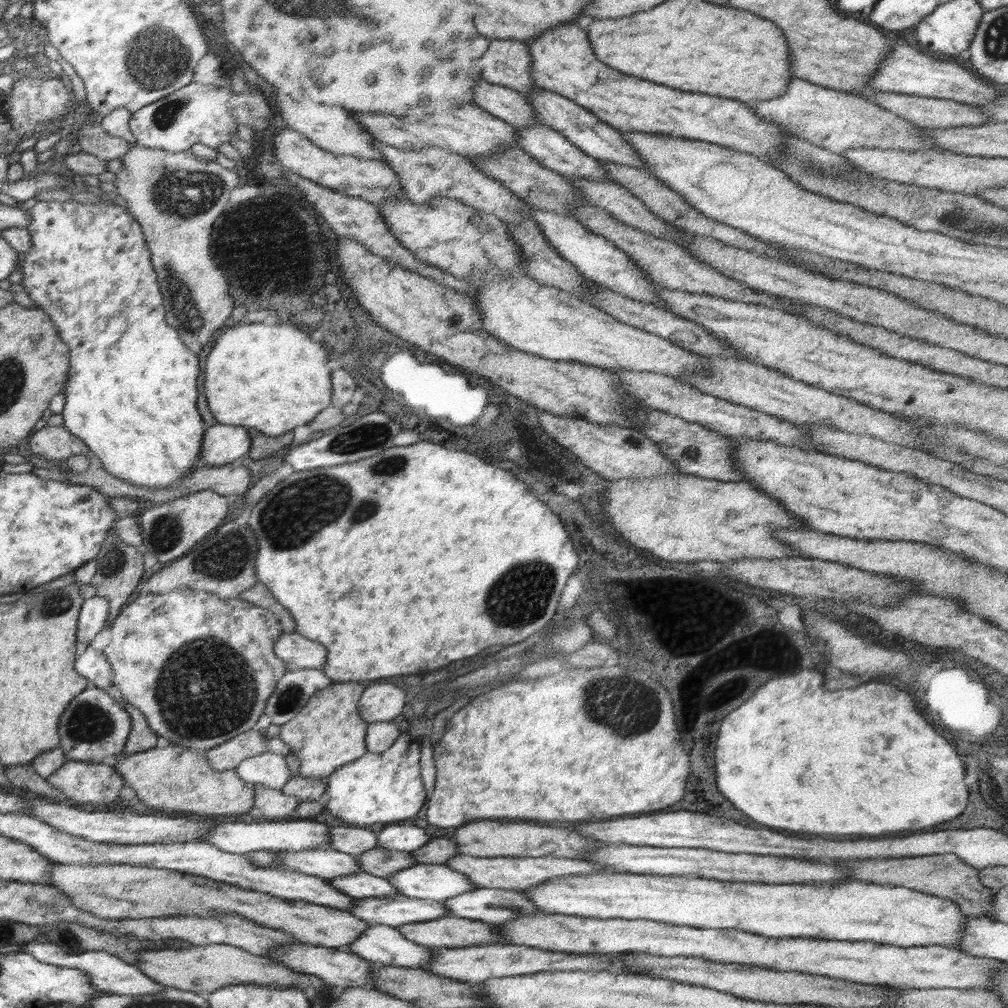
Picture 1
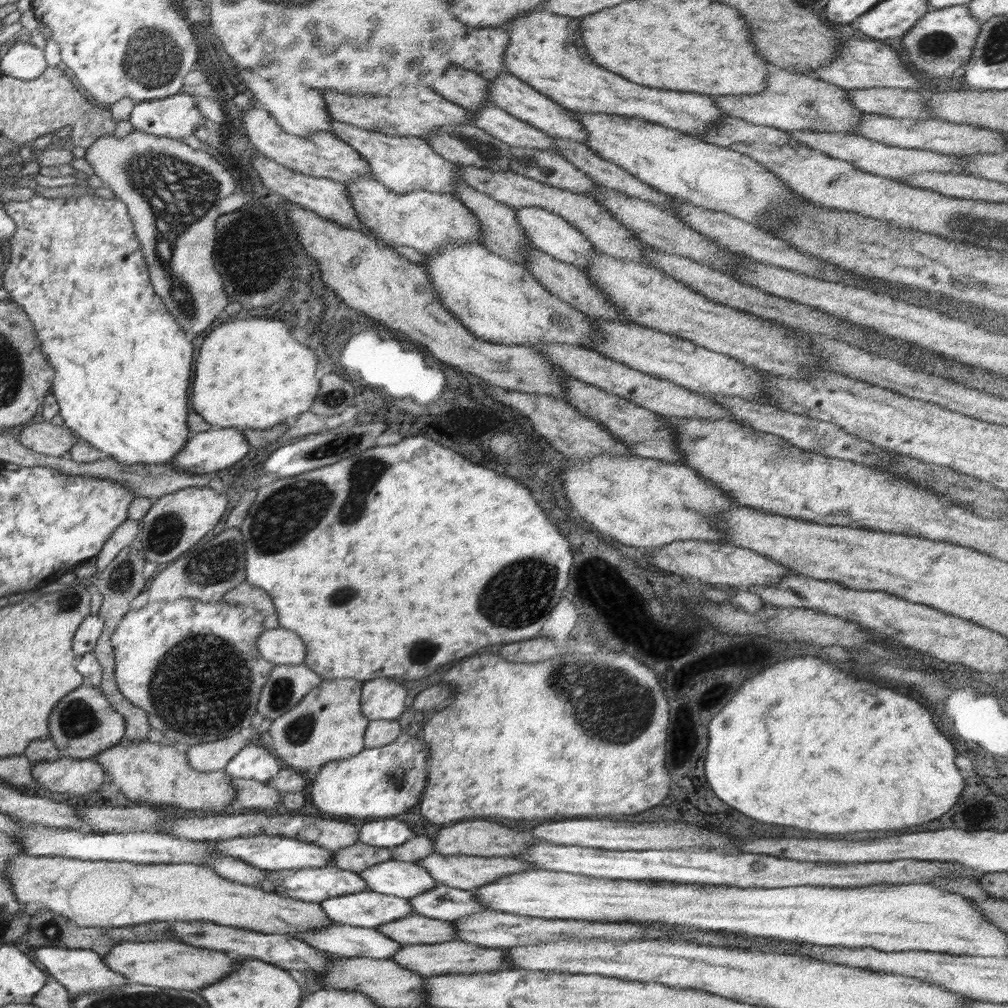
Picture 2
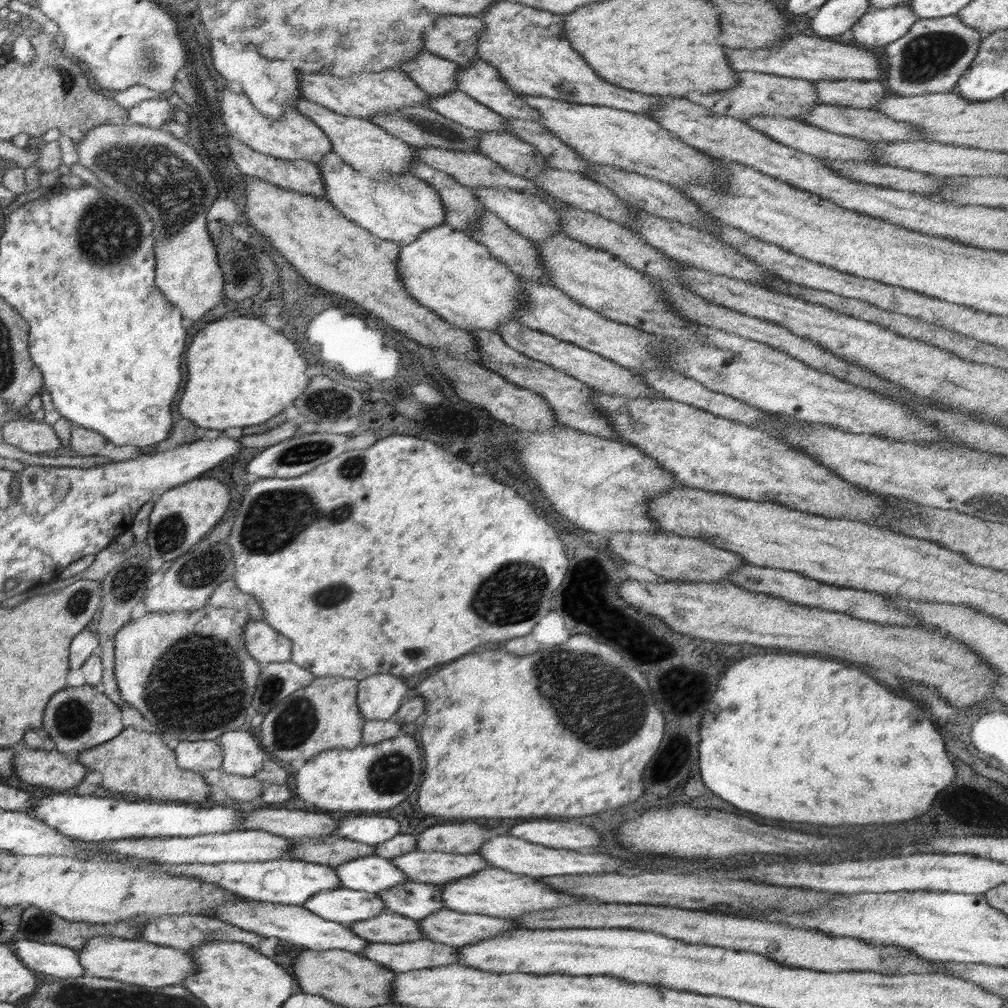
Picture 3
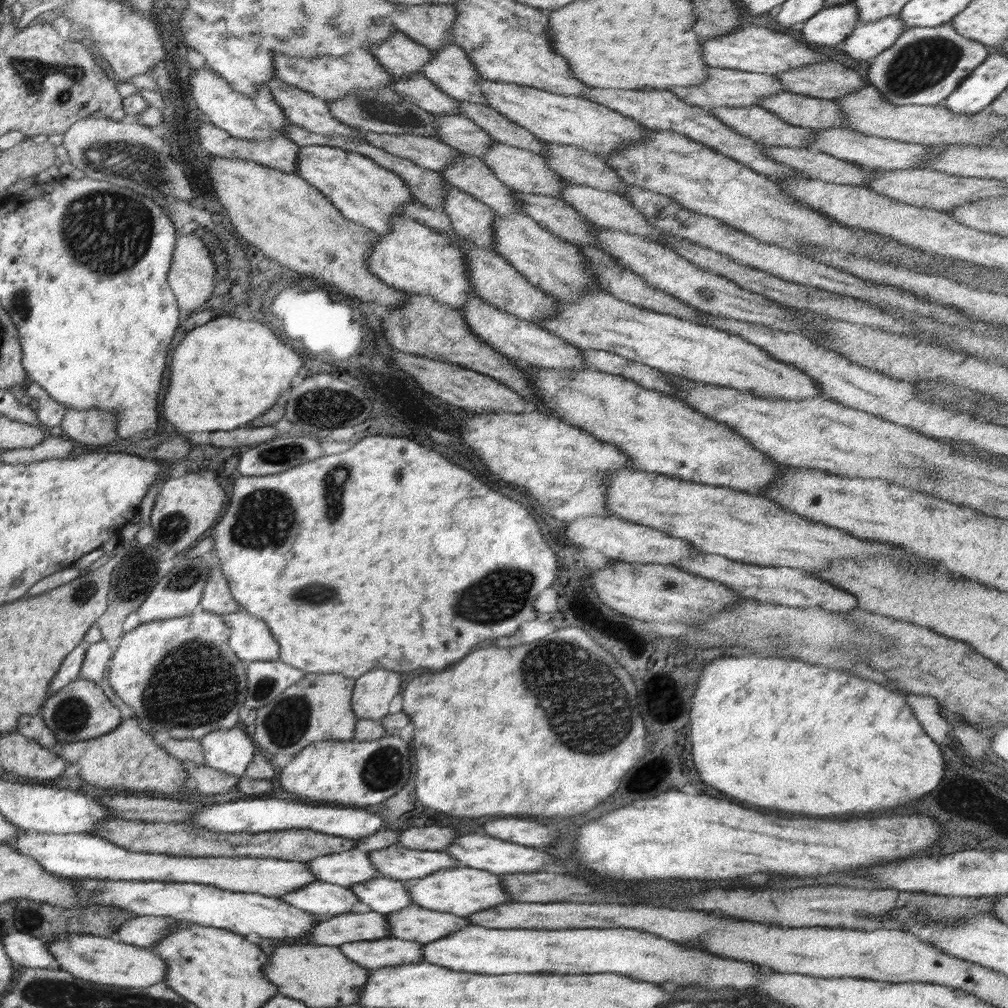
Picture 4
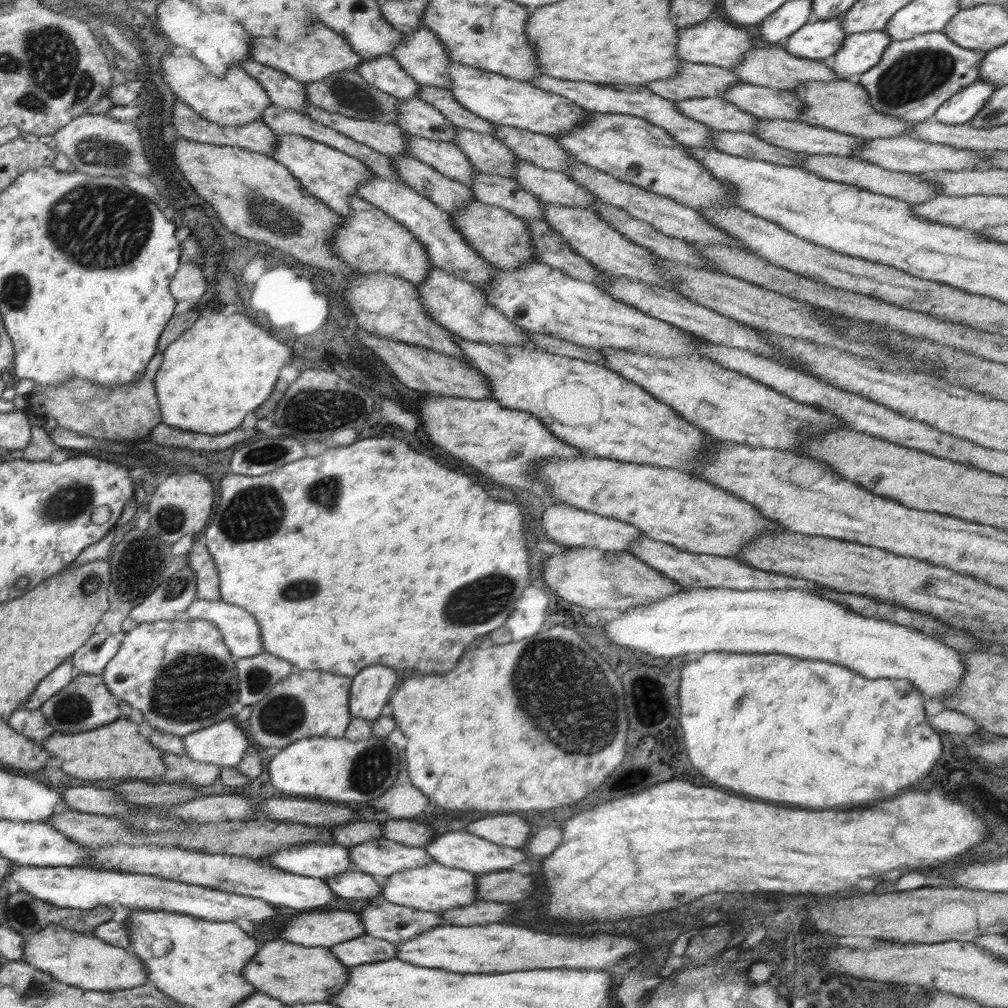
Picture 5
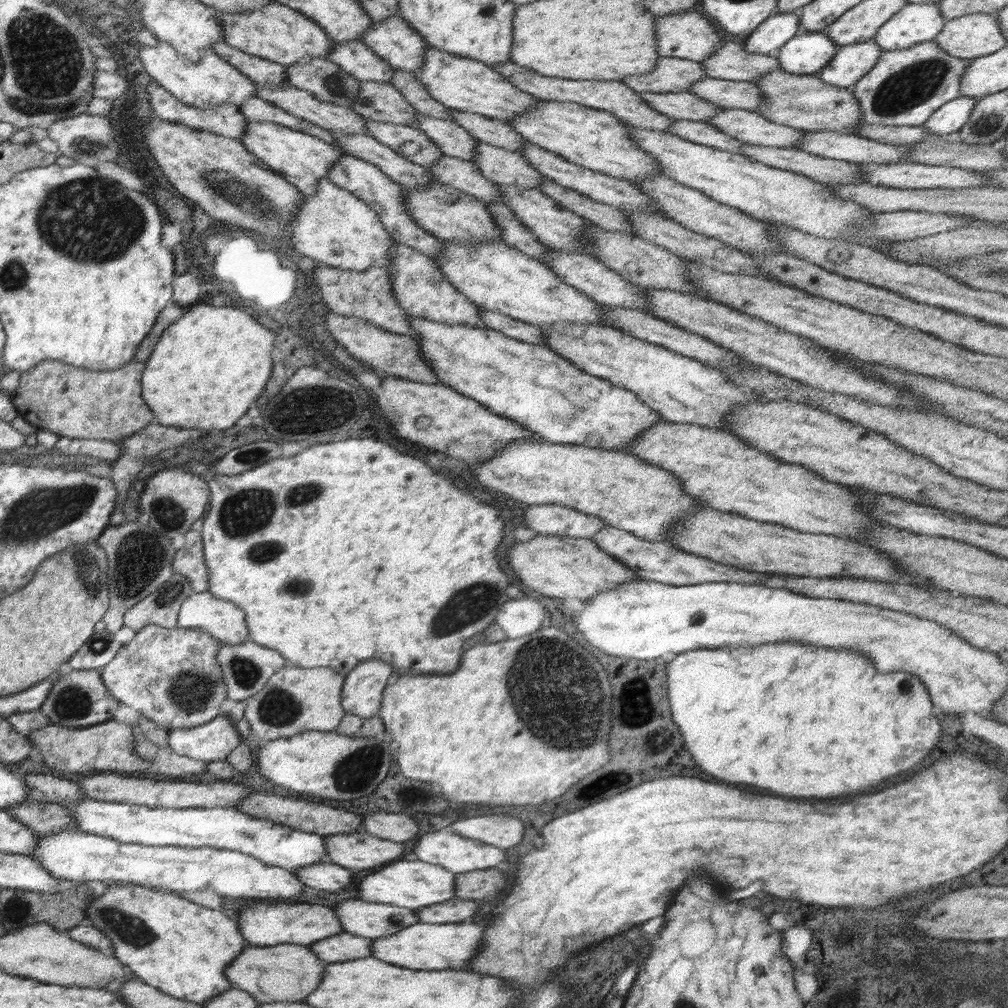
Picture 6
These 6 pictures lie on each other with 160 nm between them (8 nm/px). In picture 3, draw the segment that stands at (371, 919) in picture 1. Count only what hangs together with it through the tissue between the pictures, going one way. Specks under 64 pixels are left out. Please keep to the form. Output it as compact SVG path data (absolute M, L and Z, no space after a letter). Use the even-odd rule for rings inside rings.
M344 887L317 892L305 902L304 907L326 920L344 924L388 911L388 906L377 893Z

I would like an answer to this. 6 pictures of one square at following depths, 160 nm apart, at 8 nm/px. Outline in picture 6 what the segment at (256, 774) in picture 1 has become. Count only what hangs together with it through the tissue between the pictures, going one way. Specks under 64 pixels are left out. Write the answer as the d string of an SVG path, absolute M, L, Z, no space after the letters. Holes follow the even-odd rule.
M223 714L207 725L169 731L168 747L180 756L206 762L226 761L228 754L240 746L234 724Z

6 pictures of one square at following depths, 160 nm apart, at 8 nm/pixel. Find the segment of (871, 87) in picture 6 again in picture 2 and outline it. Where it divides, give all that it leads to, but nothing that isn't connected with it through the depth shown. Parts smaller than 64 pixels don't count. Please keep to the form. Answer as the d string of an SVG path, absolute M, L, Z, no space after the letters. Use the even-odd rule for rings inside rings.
M954 5L927 12L902 37L903 50L908 51L910 69L930 78L932 82L942 78L953 78L964 69L970 60L981 31L981 24L967 9L966 5Z

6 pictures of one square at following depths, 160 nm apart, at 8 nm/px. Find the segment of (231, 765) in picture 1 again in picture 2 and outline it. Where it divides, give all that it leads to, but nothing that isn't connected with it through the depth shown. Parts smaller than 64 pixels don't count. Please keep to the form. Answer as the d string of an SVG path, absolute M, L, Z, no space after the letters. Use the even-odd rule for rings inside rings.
M245 732L245 735L238 734L216 740L216 742L192 746L185 754L191 762L192 770L212 772L222 770L242 748L246 748L250 744L252 742L249 733Z

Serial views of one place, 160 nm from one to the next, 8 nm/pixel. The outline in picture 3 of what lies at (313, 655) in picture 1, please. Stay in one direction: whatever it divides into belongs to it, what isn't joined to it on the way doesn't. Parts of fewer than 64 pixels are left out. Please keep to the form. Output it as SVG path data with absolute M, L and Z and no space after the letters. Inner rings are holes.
M262 619L247 622L243 645L258 662L267 664L290 661L292 641Z

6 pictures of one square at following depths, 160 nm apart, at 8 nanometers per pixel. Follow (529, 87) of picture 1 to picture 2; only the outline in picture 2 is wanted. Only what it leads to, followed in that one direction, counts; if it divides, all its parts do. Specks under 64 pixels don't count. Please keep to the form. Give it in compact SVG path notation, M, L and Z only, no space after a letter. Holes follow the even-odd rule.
M469 27L465 35L456 35L456 38L453 38L453 48L450 50L448 57L450 57L449 60L452 64L474 71L482 78L492 80L500 73L506 73L503 65L503 52L508 42L510 42L510 37L508 37L508 33L504 28Z

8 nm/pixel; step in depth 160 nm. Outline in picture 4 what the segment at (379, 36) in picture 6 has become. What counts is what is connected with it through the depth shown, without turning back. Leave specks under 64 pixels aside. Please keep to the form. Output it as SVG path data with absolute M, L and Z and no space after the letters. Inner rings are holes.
M446 43L440 52L421 68L421 74L431 80L437 88L462 101L485 104L477 82L482 79L466 52L454 43Z

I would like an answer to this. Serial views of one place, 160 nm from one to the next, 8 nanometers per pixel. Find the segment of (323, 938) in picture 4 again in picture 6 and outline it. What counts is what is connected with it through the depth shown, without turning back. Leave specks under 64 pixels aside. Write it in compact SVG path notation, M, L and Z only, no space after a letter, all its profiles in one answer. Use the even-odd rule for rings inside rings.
M256 900L254 904L241 907L238 912L239 930L252 946L274 946L280 944L298 944L310 946L323 938L334 936L343 931L339 918L333 909L320 904L297 902Z

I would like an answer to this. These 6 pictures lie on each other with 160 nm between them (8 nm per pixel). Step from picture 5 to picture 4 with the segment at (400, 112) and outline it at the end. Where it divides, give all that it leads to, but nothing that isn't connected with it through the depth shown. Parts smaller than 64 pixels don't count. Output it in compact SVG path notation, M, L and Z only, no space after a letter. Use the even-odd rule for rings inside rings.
M462 114L435 115L435 138L455 148L460 153L476 155L477 157L481 157L492 143L498 143L485 130L482 130L475 122Z

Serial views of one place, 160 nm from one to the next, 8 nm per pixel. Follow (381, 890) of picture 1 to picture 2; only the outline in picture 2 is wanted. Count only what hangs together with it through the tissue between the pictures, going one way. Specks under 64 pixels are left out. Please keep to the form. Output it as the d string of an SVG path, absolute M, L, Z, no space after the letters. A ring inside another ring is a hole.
M334 866L324 868L304 868L304 870L268 870L267 879L258 886L260 889L278 893L280 896L297 898L304 902L322 902L324 899L345 894L354 894L367 890L364 879L360 874L350 870L341 870Z

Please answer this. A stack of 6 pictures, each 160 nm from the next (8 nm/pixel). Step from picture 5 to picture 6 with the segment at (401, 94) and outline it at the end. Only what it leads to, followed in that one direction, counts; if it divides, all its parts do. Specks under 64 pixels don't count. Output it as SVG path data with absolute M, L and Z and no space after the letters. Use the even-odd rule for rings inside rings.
M352 39L334 43L334 50L327 59L341 66L358 81L373 80L388 83L394 68L368 49L364 43Z

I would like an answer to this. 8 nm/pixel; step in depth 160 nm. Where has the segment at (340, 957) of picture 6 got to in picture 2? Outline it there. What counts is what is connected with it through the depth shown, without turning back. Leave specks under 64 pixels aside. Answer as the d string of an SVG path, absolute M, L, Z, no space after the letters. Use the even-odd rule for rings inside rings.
M460 940L432 944L402 945L396 951L396 954L391 956L391 959L400 966L416 972L423 977L516 969L511 966L505 949L488 948Z

